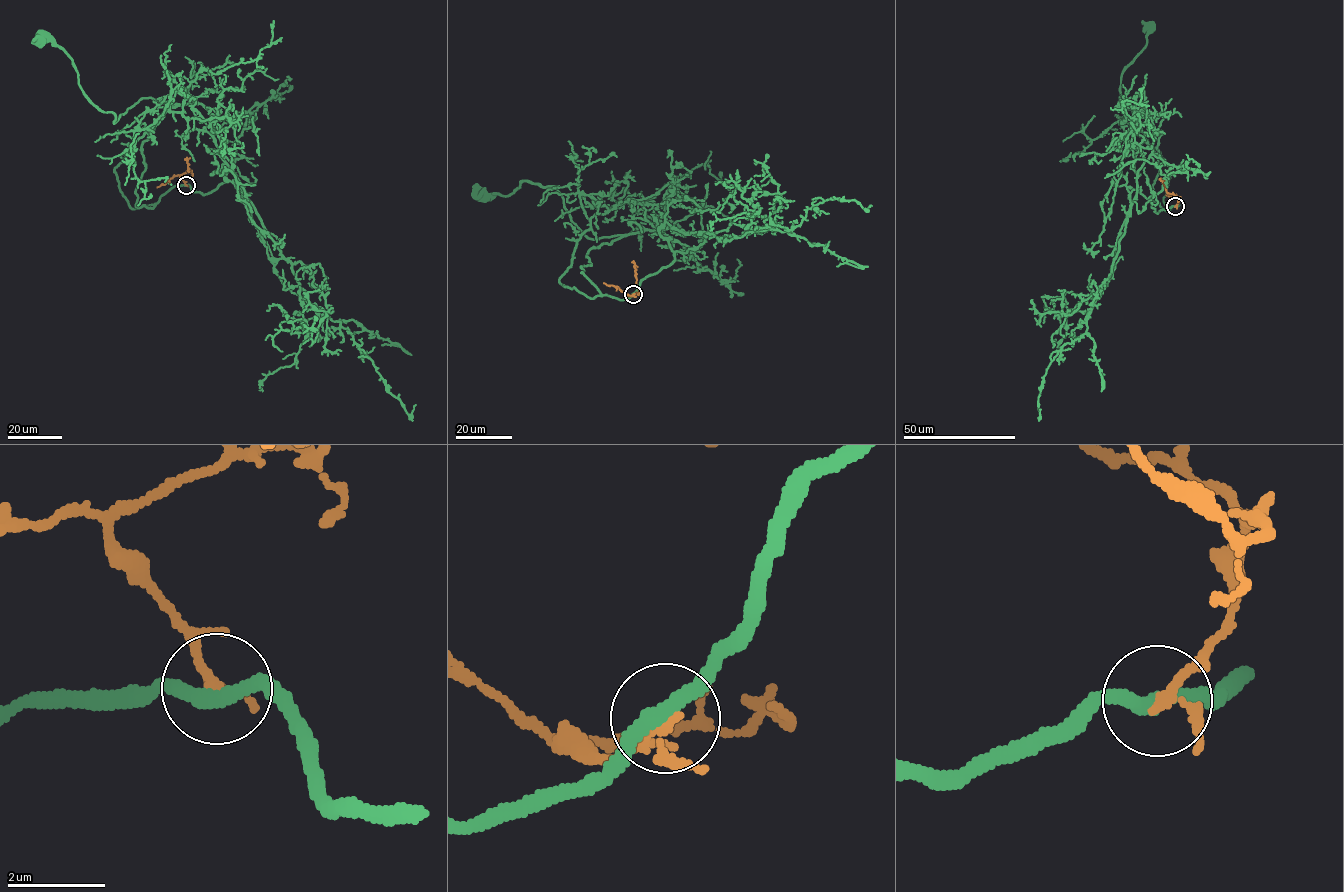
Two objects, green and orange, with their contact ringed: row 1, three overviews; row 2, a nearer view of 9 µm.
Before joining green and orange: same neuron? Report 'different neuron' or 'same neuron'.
different neuron

